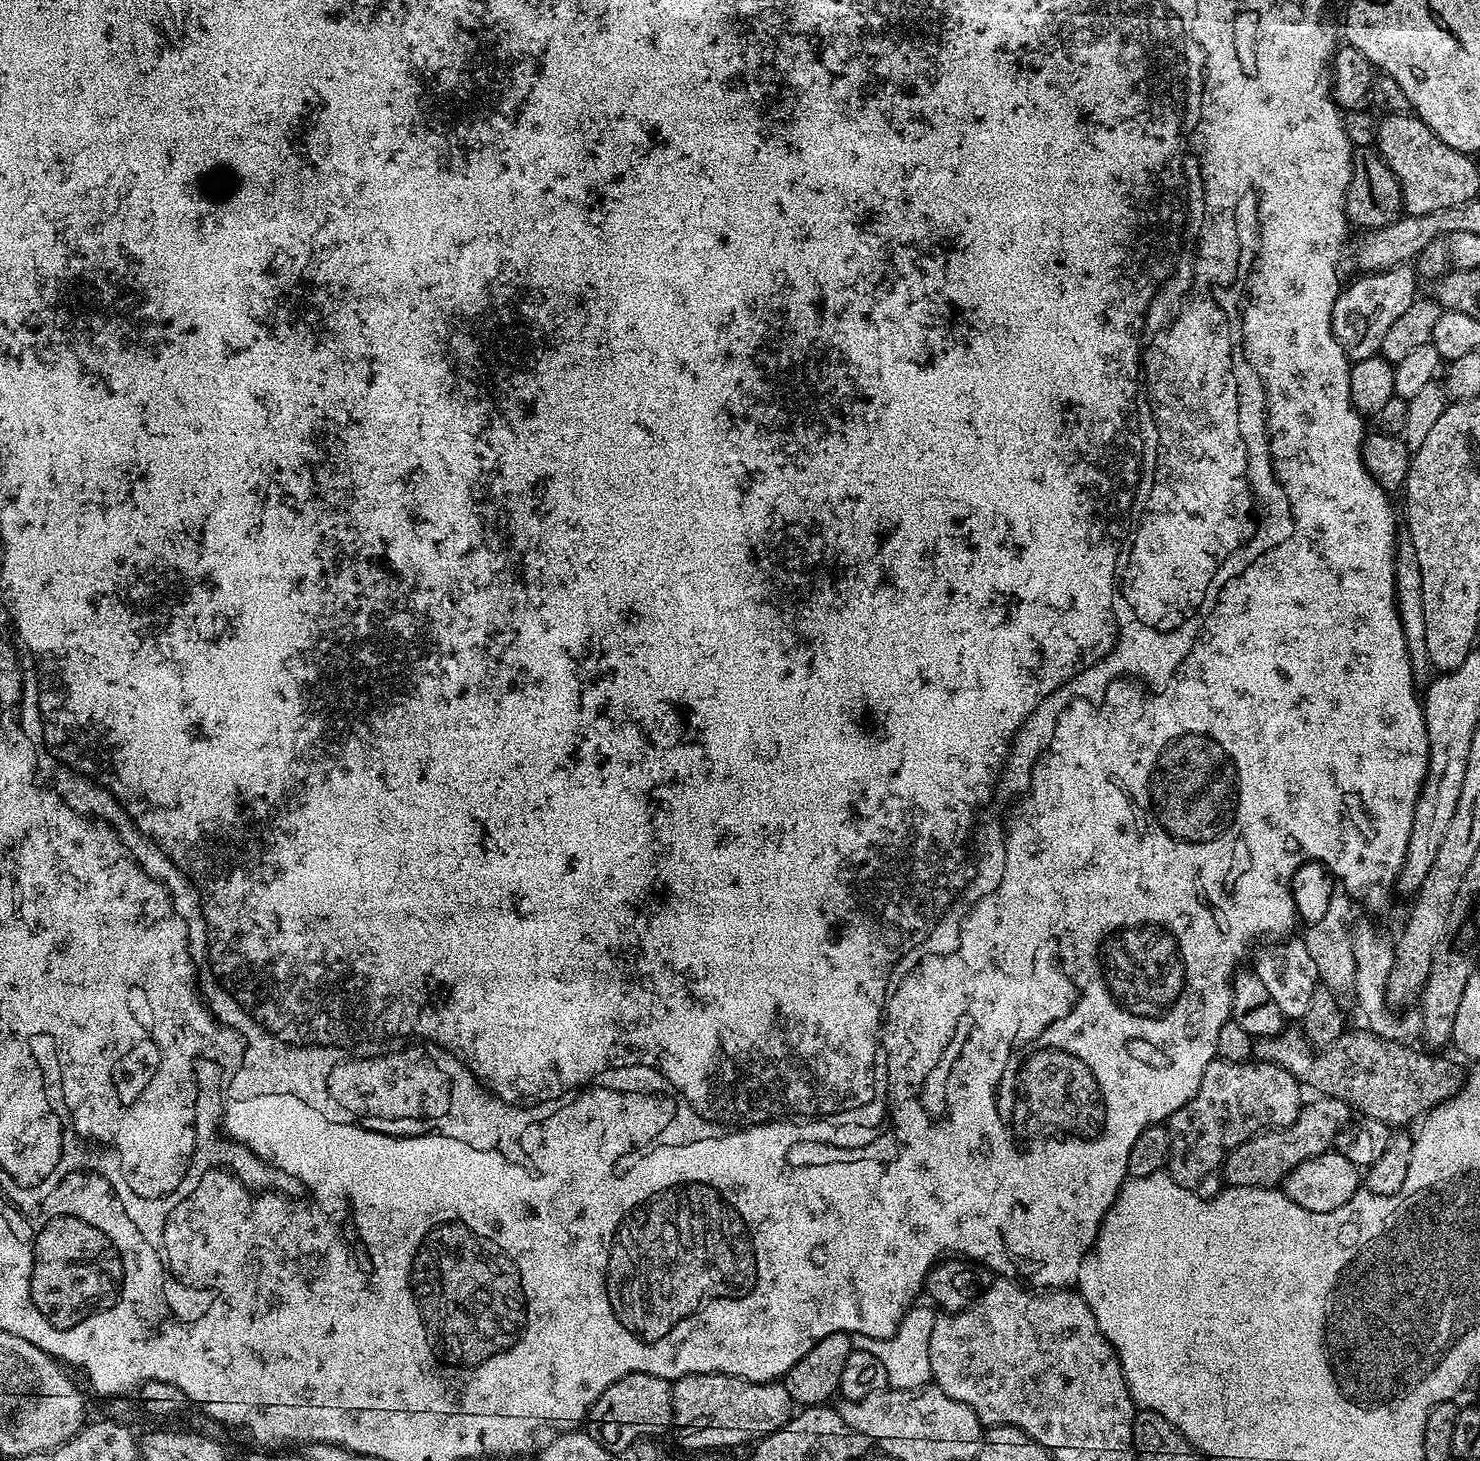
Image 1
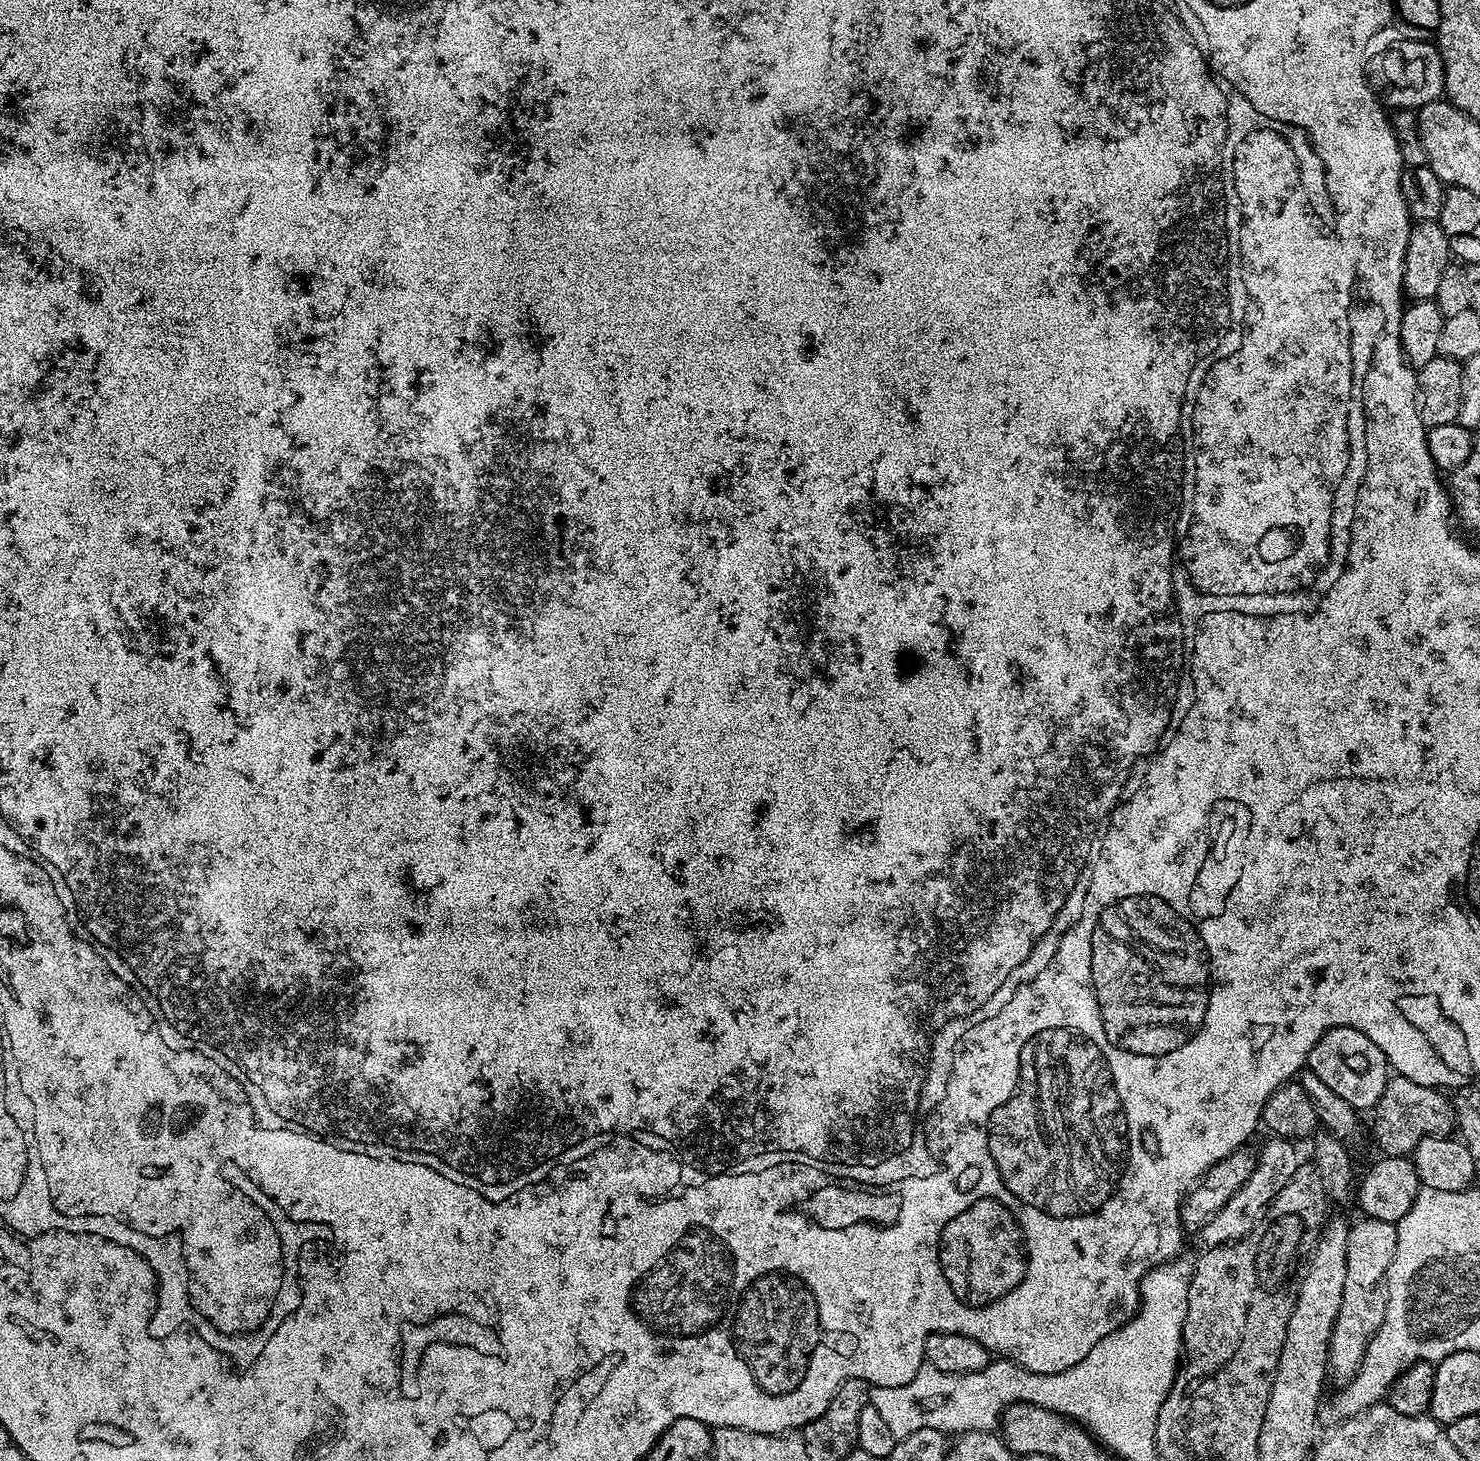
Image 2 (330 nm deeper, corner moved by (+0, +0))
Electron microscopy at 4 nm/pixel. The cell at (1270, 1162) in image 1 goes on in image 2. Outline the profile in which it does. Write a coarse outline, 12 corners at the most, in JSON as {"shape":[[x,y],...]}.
{"shape":[[1393,1075],[1371,1113],[1386,1156],[1448,1136],[1454,1104]]}

